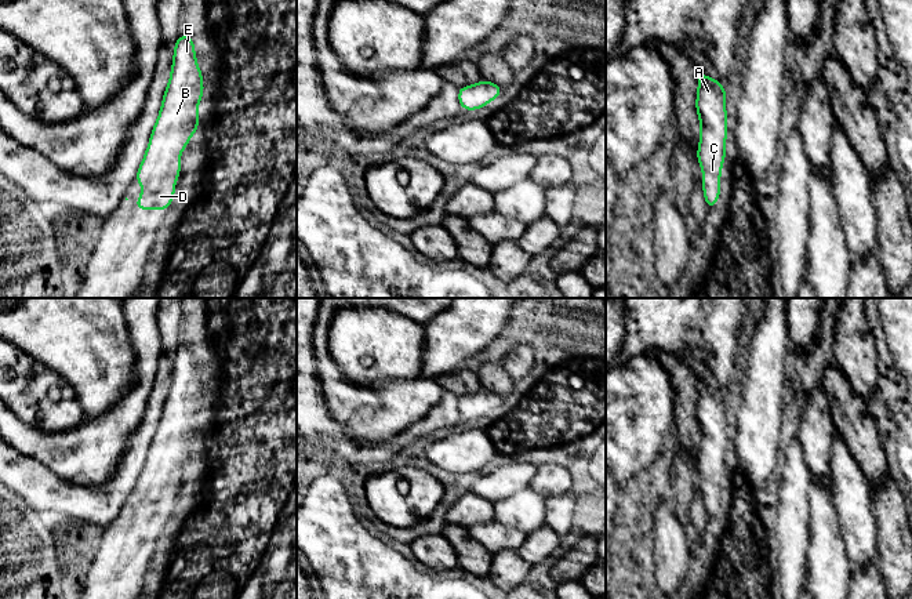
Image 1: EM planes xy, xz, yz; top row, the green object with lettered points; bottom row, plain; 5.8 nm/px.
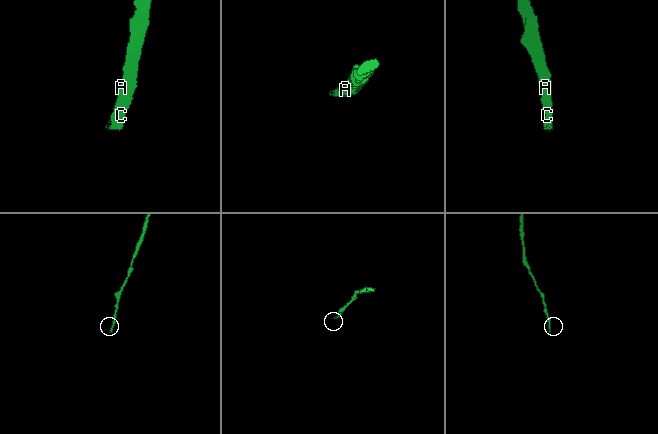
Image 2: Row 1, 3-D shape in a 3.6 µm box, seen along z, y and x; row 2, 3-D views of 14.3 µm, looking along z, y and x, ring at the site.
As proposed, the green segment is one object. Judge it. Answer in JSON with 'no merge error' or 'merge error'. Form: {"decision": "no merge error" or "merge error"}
{"decision": "no merge error"}

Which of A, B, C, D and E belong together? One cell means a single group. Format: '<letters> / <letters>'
A B C D E

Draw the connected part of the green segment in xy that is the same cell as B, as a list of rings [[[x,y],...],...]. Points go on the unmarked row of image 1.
[[[181,344],[174,355],[171,386],[161,418],[135,486],[143,495],[135,518],[168,519],[175,502],[174,491],[179,487],[178,465],[200,433],[196,420],[203,403],[193,349],[189,344]]]

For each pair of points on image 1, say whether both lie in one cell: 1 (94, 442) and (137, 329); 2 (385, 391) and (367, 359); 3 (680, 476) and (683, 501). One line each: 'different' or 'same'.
1: same
2: different
3: same

